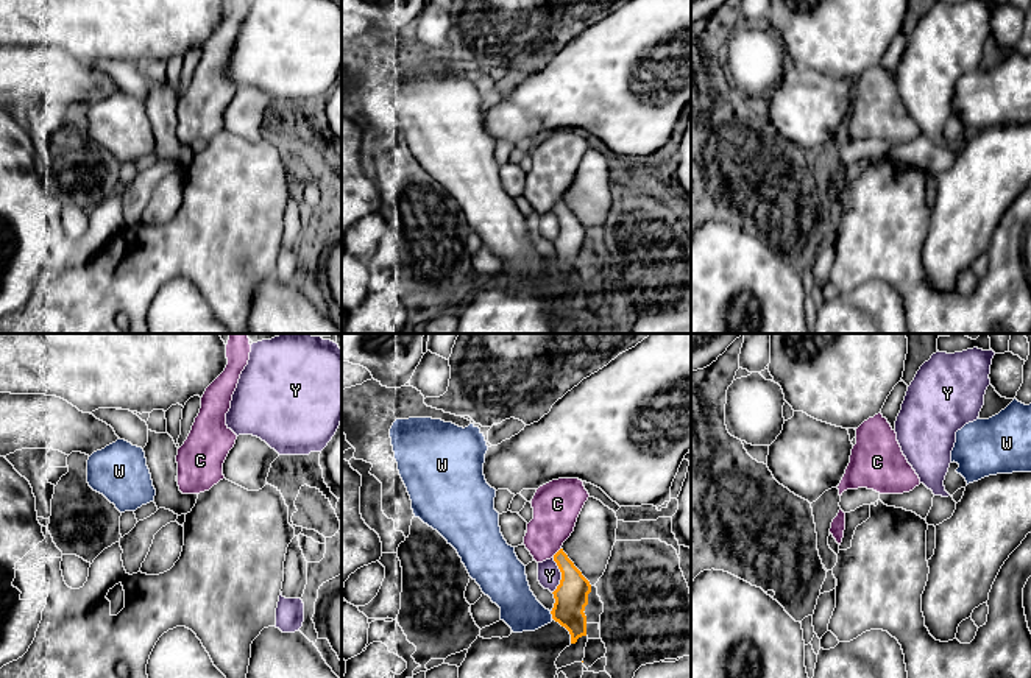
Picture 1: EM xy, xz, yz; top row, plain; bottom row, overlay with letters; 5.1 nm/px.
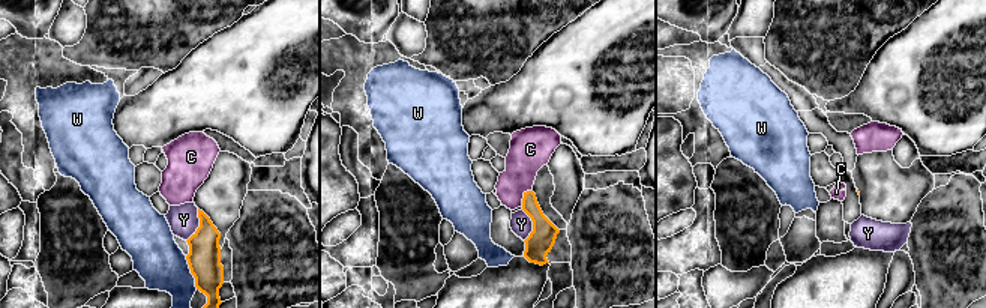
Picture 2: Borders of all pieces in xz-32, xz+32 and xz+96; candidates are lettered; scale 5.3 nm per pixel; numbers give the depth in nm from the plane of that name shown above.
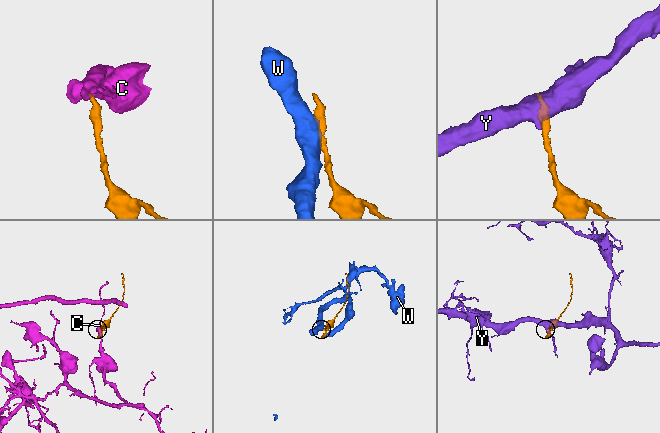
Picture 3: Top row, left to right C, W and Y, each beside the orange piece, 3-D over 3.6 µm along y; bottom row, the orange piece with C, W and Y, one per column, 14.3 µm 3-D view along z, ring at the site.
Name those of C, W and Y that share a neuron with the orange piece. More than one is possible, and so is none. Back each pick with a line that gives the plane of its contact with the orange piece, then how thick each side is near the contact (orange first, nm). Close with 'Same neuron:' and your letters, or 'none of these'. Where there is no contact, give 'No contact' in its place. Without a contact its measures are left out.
Same neuron: none of these

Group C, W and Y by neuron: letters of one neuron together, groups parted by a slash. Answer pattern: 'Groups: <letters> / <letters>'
Groups: C / W / Y

